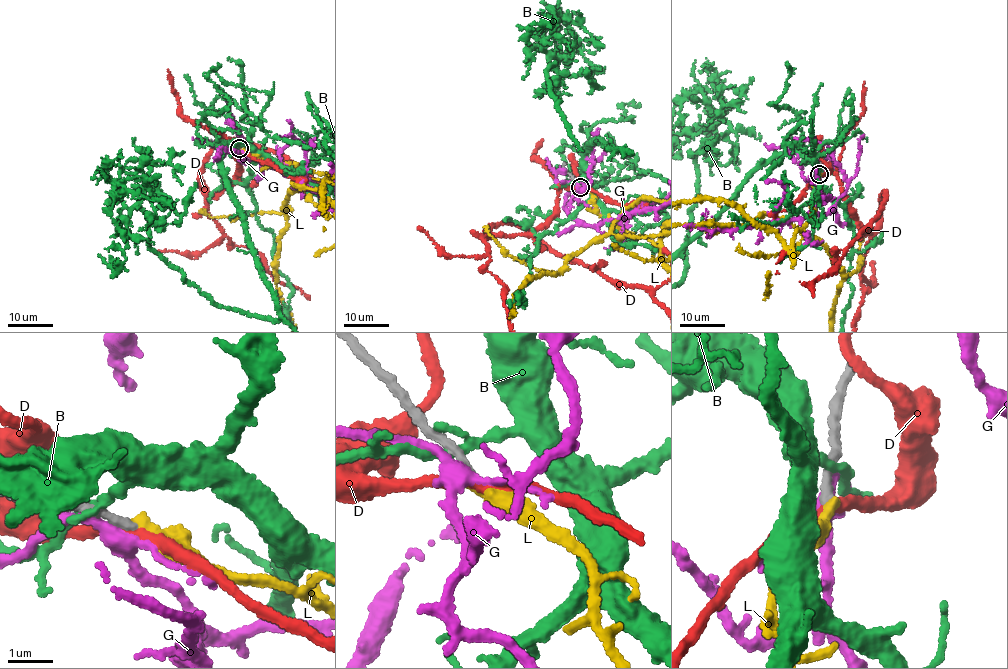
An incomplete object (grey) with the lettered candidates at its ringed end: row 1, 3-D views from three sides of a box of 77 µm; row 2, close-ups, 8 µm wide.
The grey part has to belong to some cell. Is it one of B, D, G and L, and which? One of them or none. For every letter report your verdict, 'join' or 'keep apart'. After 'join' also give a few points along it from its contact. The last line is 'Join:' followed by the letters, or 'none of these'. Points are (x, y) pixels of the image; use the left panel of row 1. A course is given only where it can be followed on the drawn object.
B: keep apart
D: keep apart
G: keep apart
L: join
Join: L

